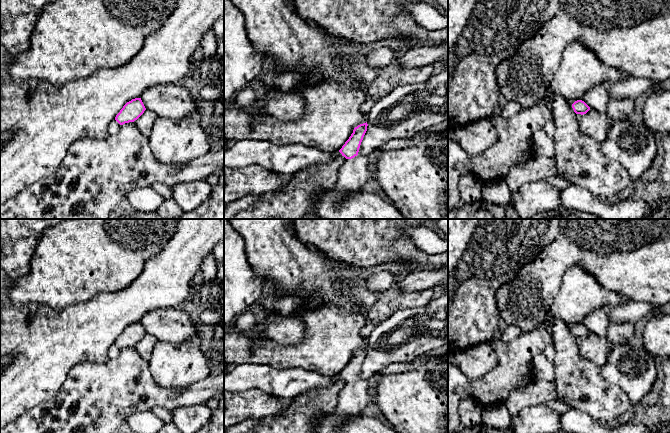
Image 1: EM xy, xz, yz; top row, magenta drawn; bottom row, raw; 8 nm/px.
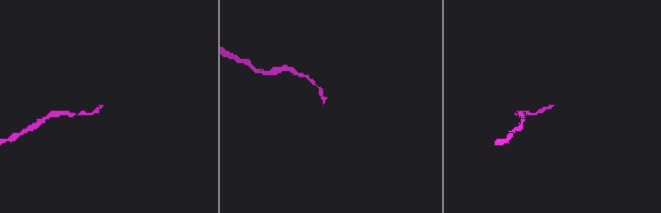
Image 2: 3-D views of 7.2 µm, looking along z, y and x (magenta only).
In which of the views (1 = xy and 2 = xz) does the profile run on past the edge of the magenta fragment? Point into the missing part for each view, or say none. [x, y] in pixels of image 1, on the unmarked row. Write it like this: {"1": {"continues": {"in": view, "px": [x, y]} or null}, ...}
{"1": {"continues": null}, "2": {"continues": {"in": "xz", "px": [354, 397]}}}

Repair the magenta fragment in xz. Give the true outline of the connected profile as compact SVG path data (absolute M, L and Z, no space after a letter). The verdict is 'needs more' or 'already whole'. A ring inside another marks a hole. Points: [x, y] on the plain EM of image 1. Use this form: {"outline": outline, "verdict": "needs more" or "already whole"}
{"outline": "M366 346L355 351L349 363L339 374L342 380L346 382L338 395L334 409L334 414L339 423L361 415L369 404L368 380L358 378L367 350Z", "verdict": "needs more"}

